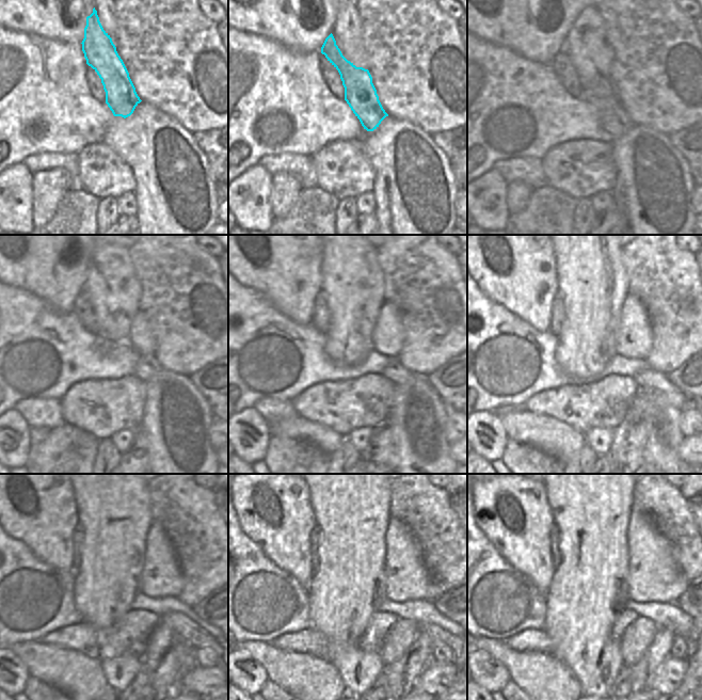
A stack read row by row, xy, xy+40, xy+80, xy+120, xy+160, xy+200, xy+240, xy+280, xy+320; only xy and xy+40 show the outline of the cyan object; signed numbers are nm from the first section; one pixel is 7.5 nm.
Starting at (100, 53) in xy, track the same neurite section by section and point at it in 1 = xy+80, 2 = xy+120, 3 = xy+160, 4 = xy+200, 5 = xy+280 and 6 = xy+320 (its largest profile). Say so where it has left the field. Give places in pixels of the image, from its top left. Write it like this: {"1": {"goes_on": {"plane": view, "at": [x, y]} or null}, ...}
{"1": {"goes_on": {"plane": "xy+80", "at": [613, 118]}}, "2": {"goes_on": {"plane": "xy+120", "at": [147, 366]}}, "3": {"goes_on": {"plane": "xy+160", "at": [395, 372]}}, "4": {"goes_on": {"plane": "xy+200", "at": [648, 380]}}, "5": {"goes_on": {"plane": "xy+280", "at": [436, 634]}}, "6": {"goes_on": {"plane": "xy+320", "at": [684, 634]}}}

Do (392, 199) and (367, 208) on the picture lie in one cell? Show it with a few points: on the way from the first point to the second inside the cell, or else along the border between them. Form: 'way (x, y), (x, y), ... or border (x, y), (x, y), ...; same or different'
border (371, 191), (373, 212); different

